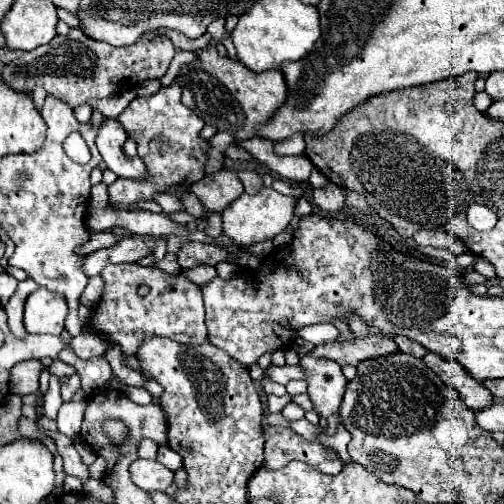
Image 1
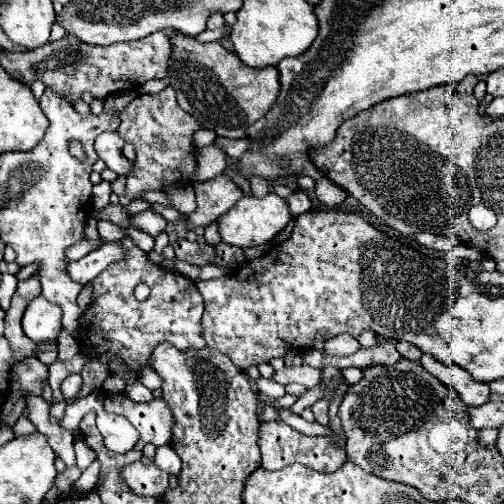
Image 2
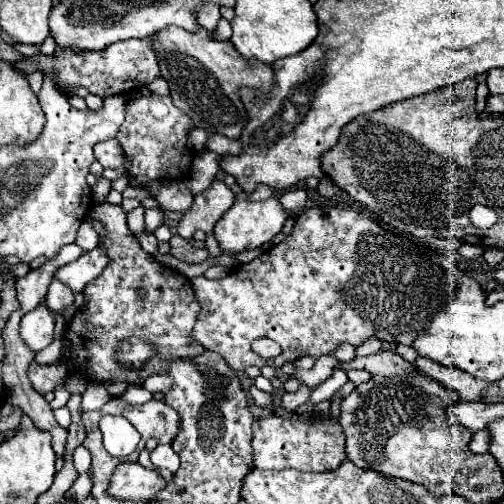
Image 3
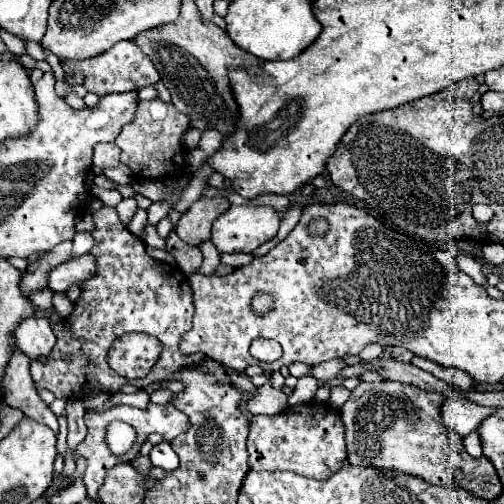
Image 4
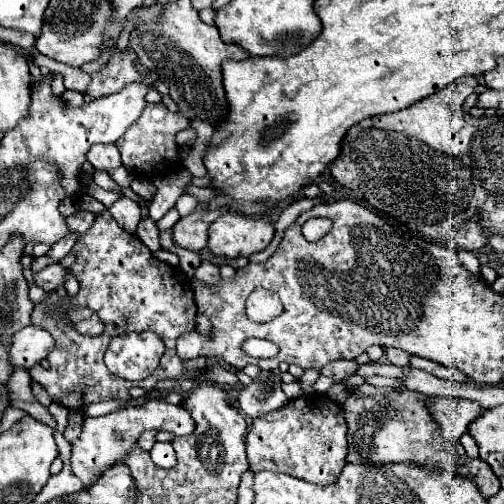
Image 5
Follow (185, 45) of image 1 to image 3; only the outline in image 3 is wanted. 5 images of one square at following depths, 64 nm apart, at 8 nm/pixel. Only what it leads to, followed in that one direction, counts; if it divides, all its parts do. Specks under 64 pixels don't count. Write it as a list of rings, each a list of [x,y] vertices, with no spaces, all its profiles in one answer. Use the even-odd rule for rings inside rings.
[[[221,18],[218,22],[218,26],[213,31],[213,38],[221,41],[227,41],[231,38],[232,28],[229,21],[225,18]]]

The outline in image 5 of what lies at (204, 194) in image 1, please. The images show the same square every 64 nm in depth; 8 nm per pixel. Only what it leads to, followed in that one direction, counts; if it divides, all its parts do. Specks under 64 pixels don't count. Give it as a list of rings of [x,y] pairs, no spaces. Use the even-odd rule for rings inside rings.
[[[196,208],[192,214],[180,218],[172,228],[176,244],[188,250],[202,250],[208,244],[208,226],[224,212],[228,212],[228,208],[218,208],[218,210]]]

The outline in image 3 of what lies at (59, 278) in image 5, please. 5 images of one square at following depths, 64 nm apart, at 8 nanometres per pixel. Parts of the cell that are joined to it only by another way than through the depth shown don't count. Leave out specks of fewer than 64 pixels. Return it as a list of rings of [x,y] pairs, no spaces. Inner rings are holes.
[[[96,246],[94,250],[88,250],[84,256],[80,256],[78,260],[62,266],[56,270],[56,276],[66,282],[68,286],[72,286],[74,292],[82,292],[84,284],[92,282],[96,276],[100,276],[100,272],[104,270],[104,264],[108,258],[104,256],[104,248]]]

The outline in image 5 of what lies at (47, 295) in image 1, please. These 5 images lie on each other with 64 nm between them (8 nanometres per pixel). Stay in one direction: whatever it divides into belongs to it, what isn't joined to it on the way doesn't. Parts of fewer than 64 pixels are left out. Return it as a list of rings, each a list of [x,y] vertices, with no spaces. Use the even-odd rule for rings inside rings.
[[[28,324],[14,336],[14,344],[10,350],[10,362],[12,366],[24,366],[30,370],[34,364],[44,360],[52,348],[54,348],[52,334],[48,334],[40,326]]]

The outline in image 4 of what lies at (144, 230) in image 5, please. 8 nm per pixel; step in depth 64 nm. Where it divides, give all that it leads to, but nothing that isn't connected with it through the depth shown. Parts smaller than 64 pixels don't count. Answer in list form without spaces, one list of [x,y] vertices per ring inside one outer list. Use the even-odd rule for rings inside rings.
[[[147,224],[144,228],[142,240],[148,246],[154,247],[156,249],[166,249],[165,240],[160,238],[160,236],[157,233],[156,227],[150,224]]]

